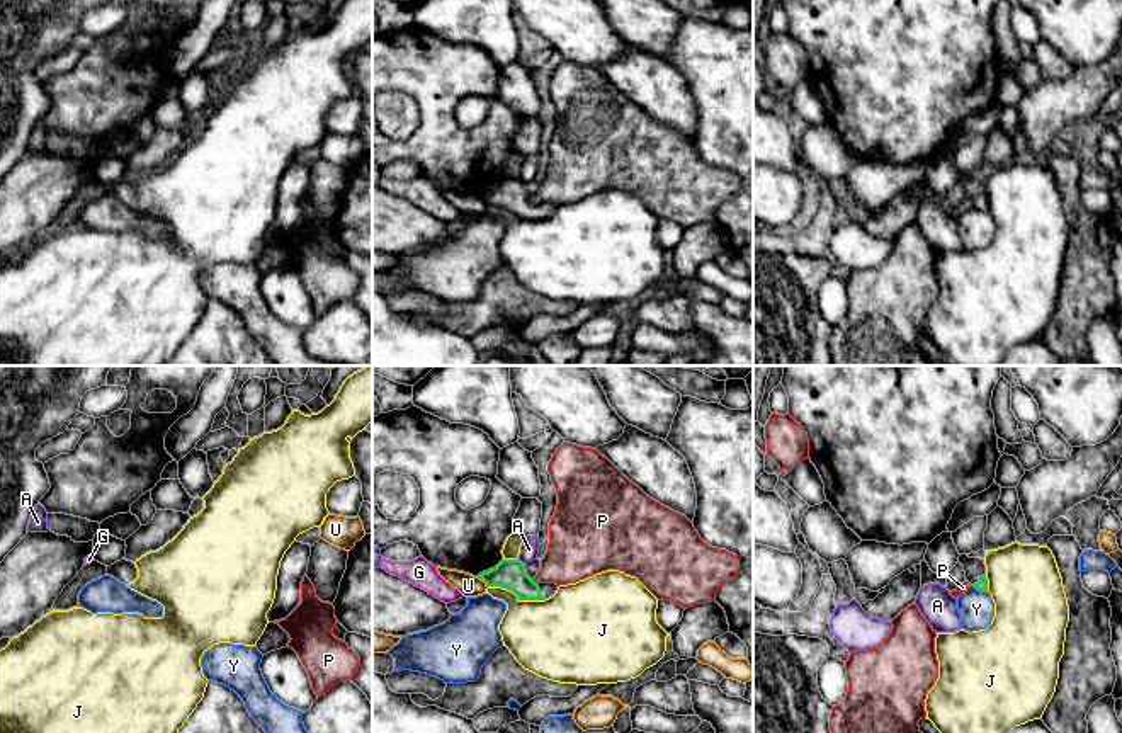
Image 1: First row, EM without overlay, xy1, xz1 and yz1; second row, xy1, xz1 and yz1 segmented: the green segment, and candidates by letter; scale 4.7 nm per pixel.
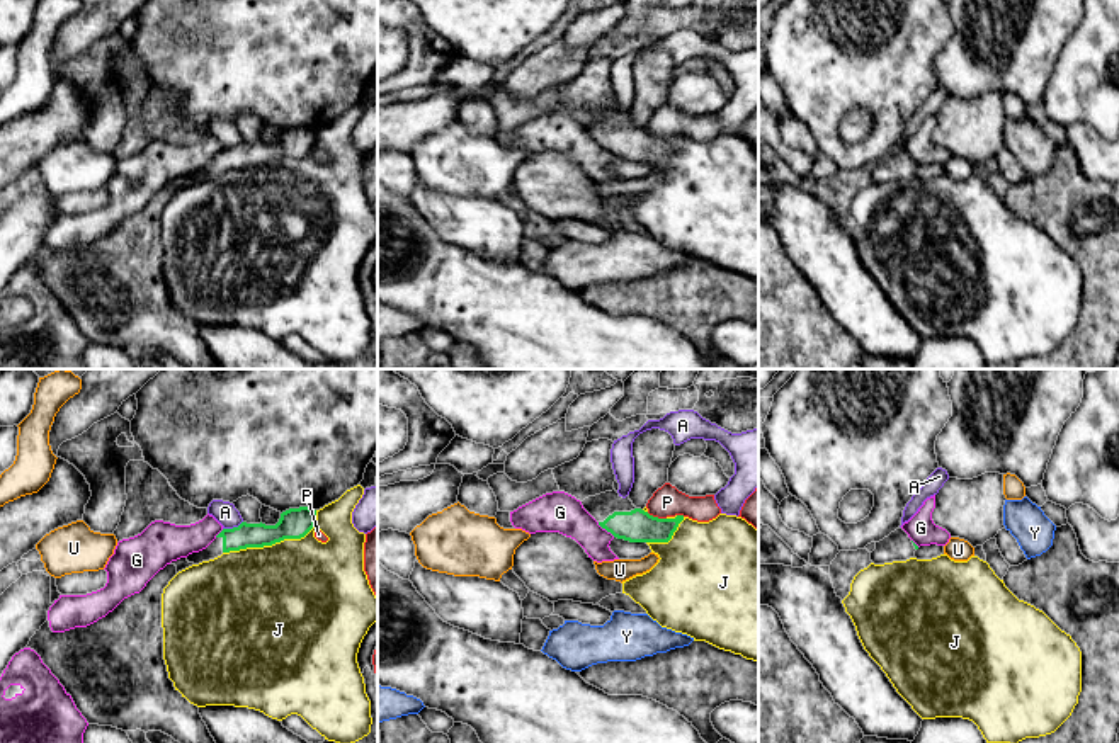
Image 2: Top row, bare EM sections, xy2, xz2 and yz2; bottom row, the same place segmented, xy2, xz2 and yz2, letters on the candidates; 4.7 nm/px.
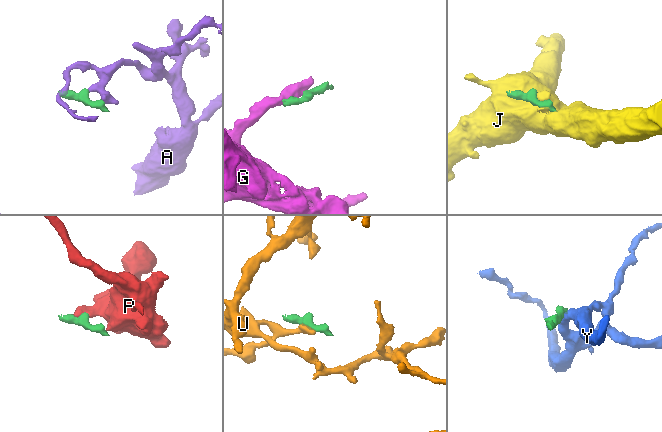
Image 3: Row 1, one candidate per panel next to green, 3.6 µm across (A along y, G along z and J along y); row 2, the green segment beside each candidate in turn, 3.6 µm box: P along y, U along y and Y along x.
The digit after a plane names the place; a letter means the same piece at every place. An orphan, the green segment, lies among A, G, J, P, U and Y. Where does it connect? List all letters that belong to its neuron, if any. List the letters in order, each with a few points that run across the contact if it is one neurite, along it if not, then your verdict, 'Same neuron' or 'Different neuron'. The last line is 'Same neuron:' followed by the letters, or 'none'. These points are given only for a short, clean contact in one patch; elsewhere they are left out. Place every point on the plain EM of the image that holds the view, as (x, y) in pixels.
A: Different neuron
G: Line: xz2 (597, 141), (614, 155). Different neuron
J: Different neuron
P: Line: xz2 (647, 131), (665, 138). Different neuron
U: Line: xz1 (476, 196), (487, 206). Different neuron
Y: Line: yz1 (971, 204), (986, 211). Different neuron
Same neuron: none

